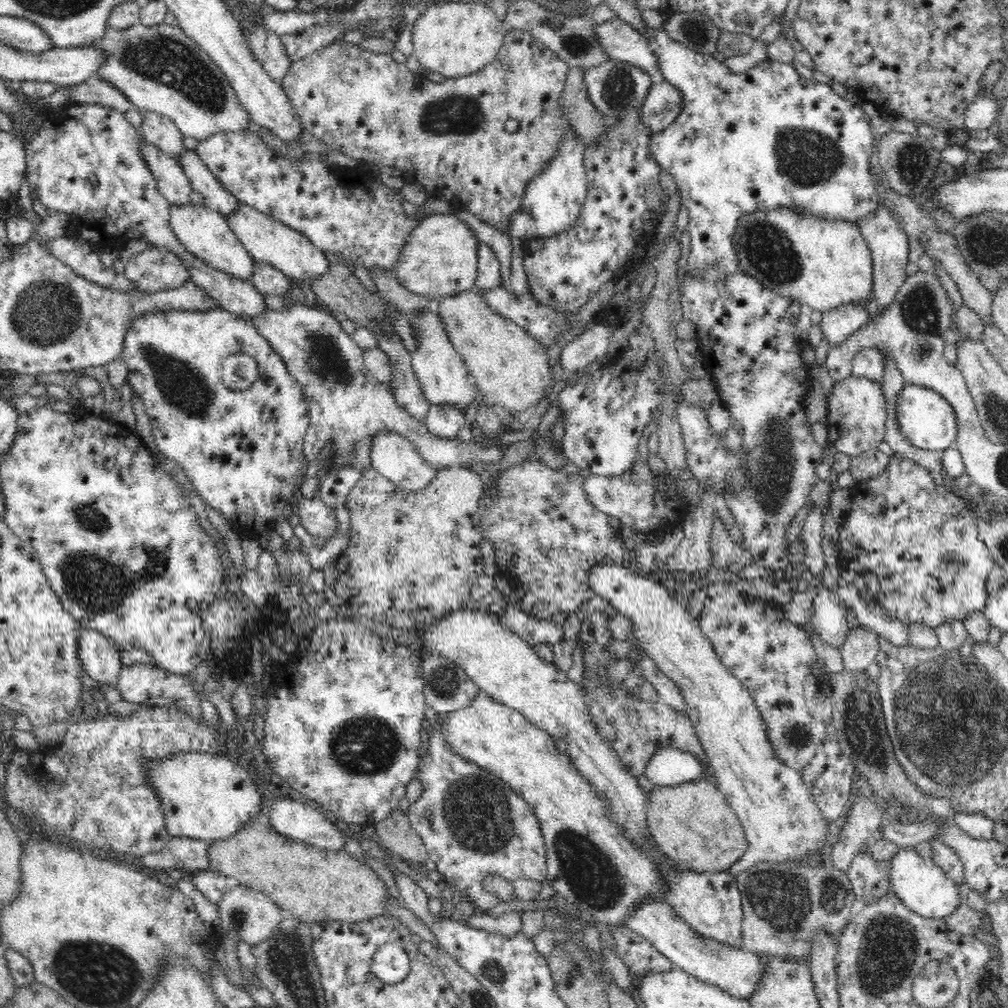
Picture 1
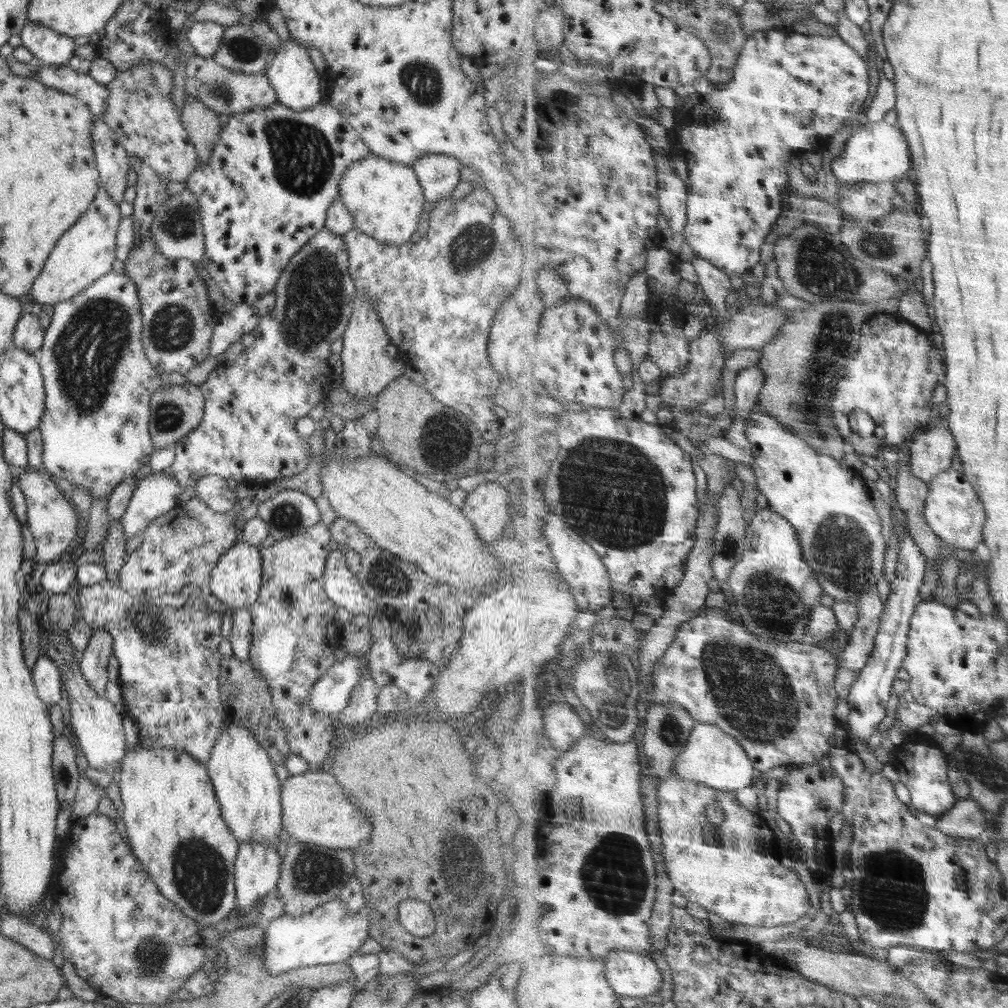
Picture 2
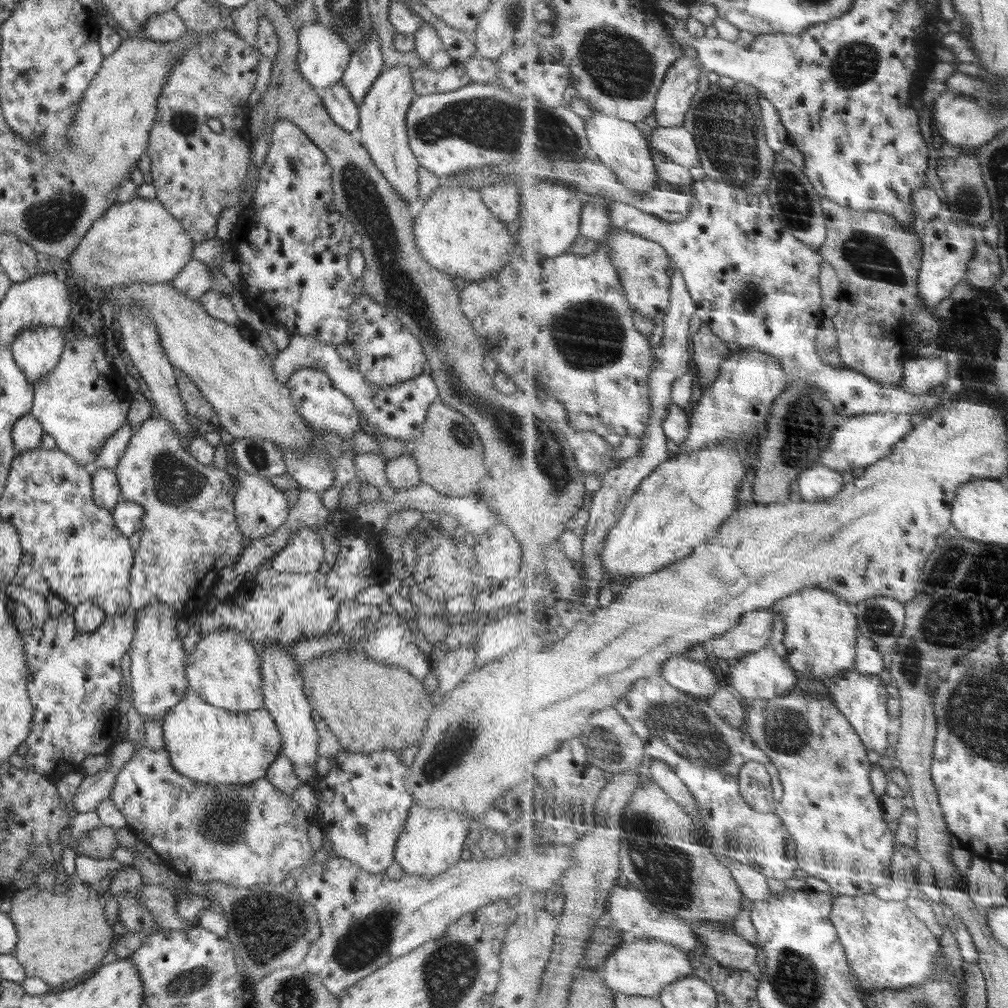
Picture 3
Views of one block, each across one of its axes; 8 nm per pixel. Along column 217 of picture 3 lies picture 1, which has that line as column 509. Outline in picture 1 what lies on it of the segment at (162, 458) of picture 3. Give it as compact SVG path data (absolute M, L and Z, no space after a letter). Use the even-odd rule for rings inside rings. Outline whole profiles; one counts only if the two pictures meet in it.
M531 459L526 460L523 463L515 464L505 471L495 473L497 484L497 491L495 497L490 497L490 491L485 491L482 495L479 504L479 514L481 515L481 533L485 536L485 539L490 542L495 550L495 563L498 565L500 574L509 579L510 584L514 584L515 590L519 591L521 607L531 615L534 615L540 619L550 619L550 616L554 614L562 614L562 612L576 612L582 604L587 600L595 597L592 587L588 585L588 574L590 570L600 564L600 562L613 562L616 566L618 564L623 566L624 564L624 548L625 538L619 533L619 530L610 525L609 516L601 513L600 510L588 501L586 497L586 491L584 491L585 474L581 471L572 468L555 469L549 468L542 462Z

